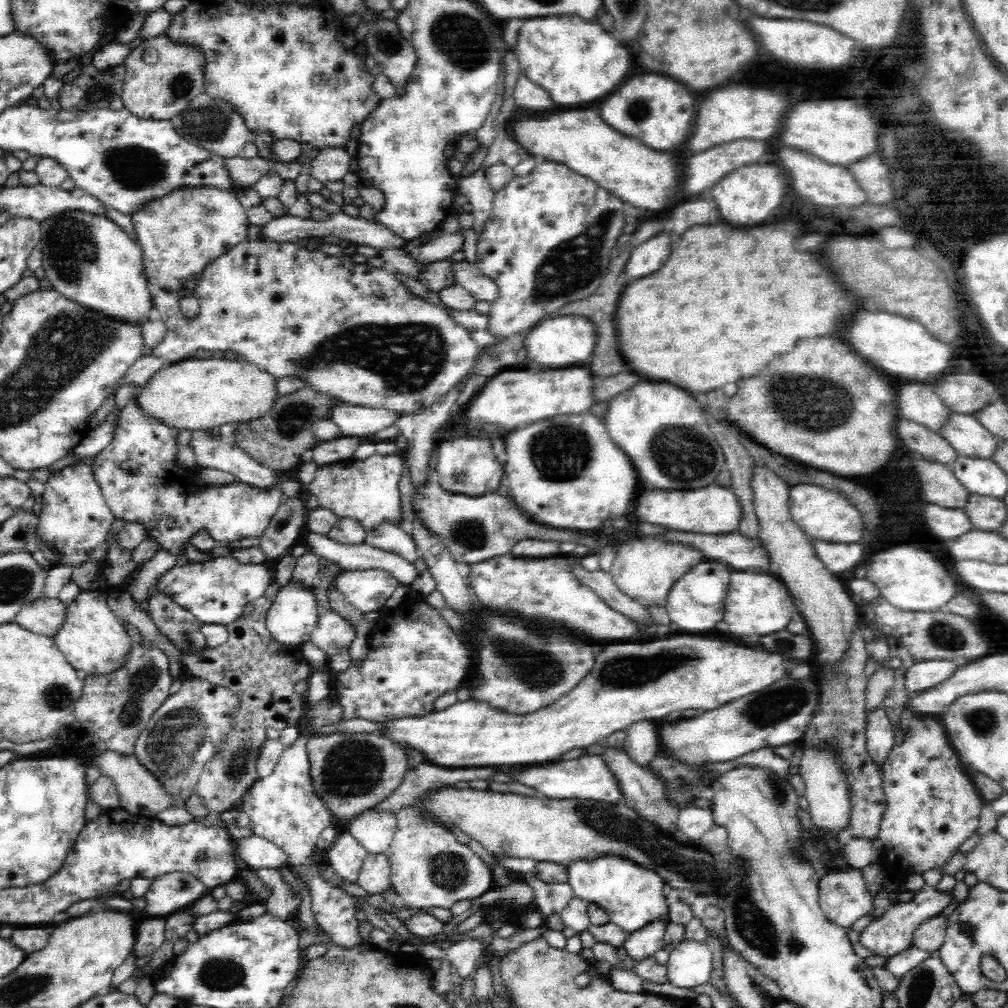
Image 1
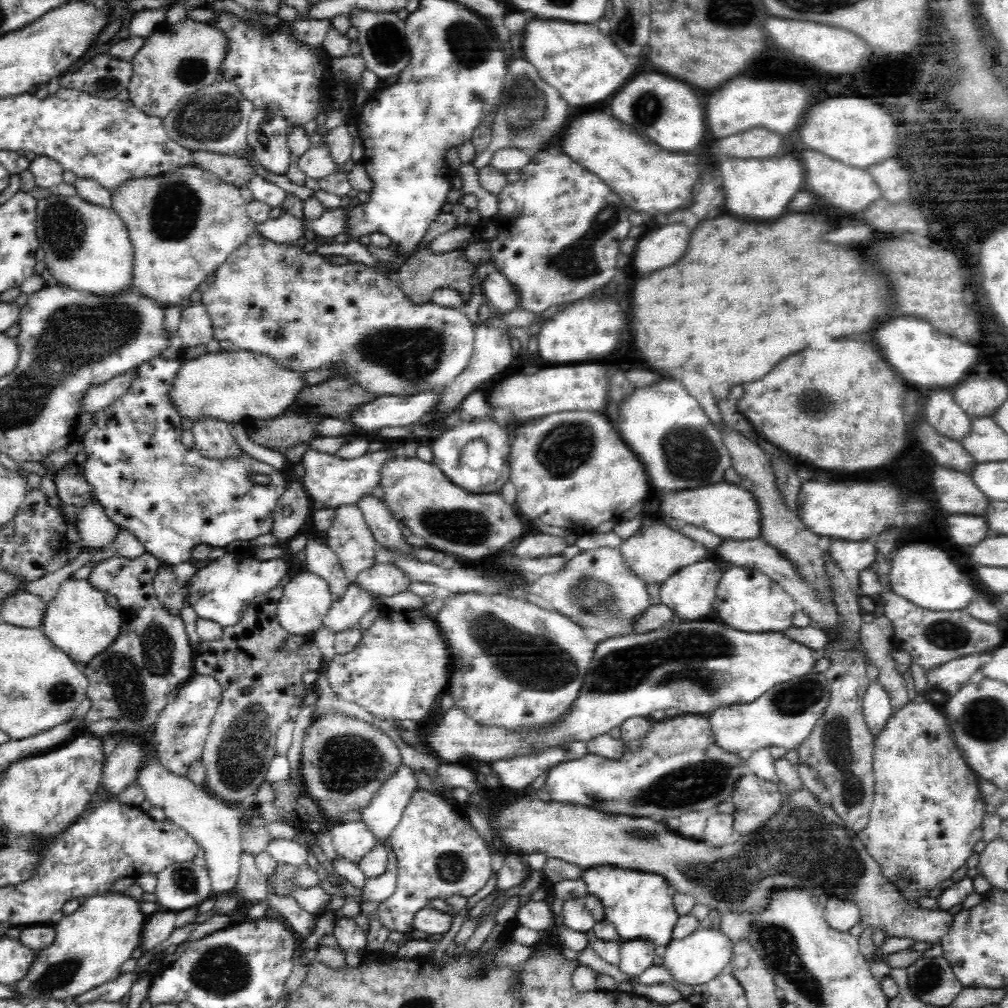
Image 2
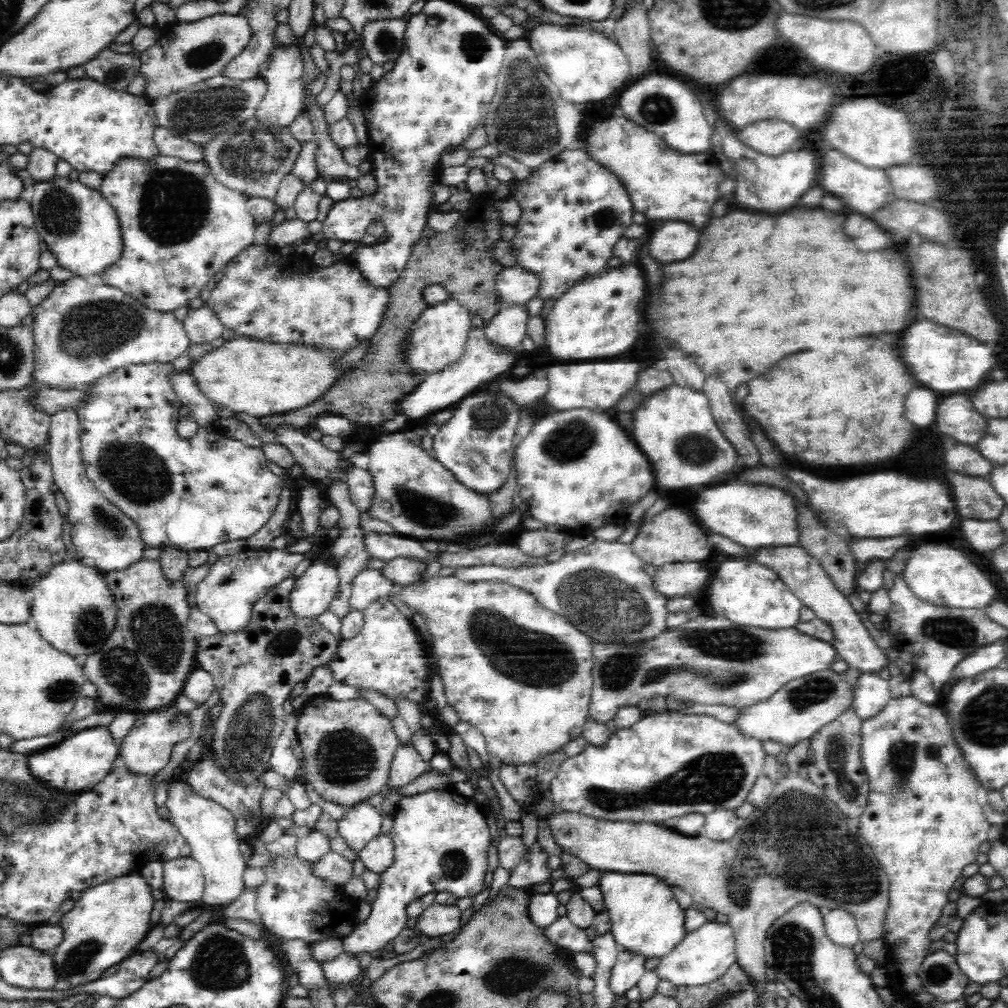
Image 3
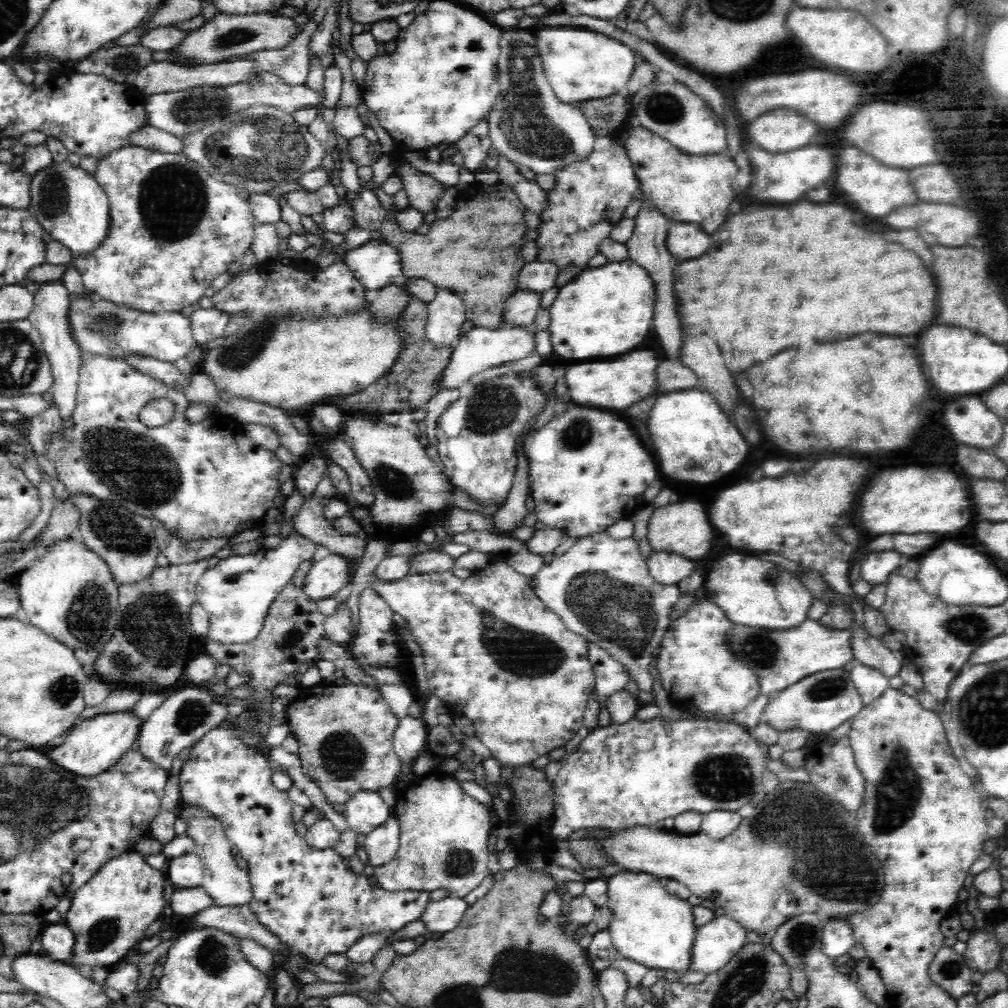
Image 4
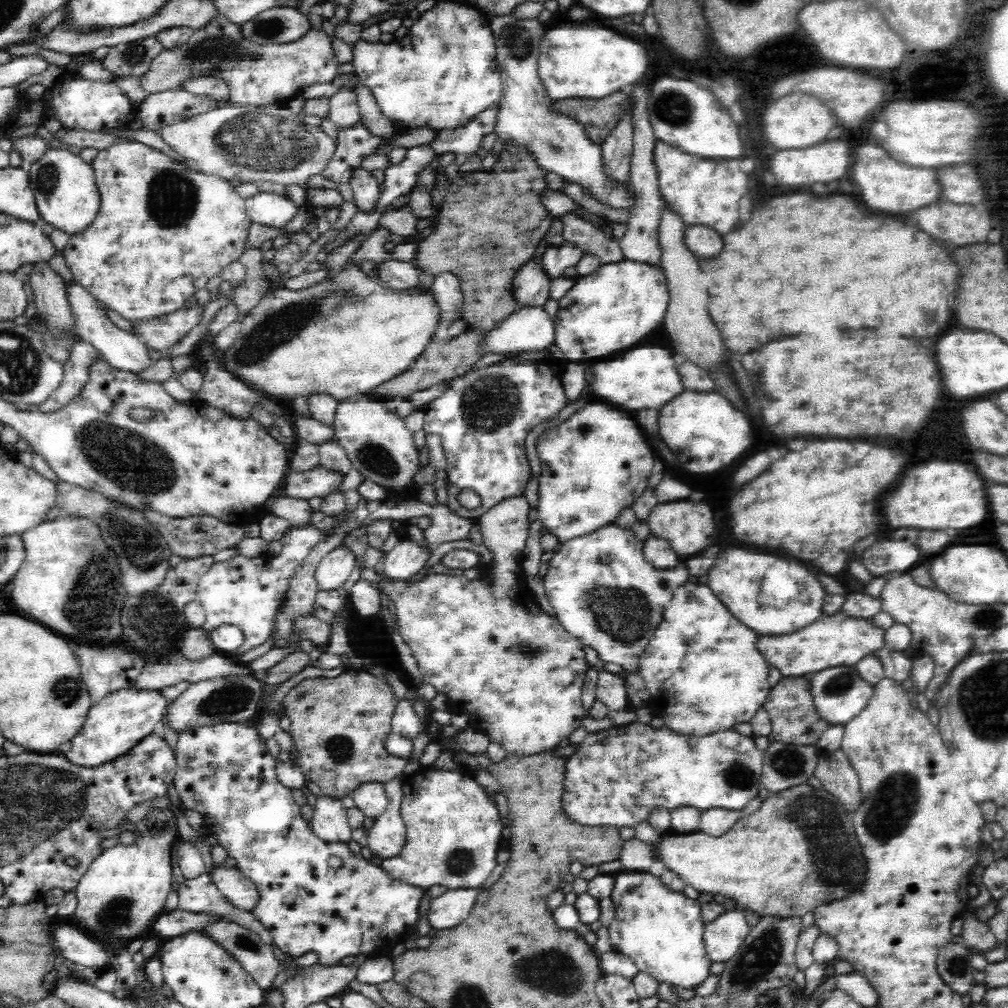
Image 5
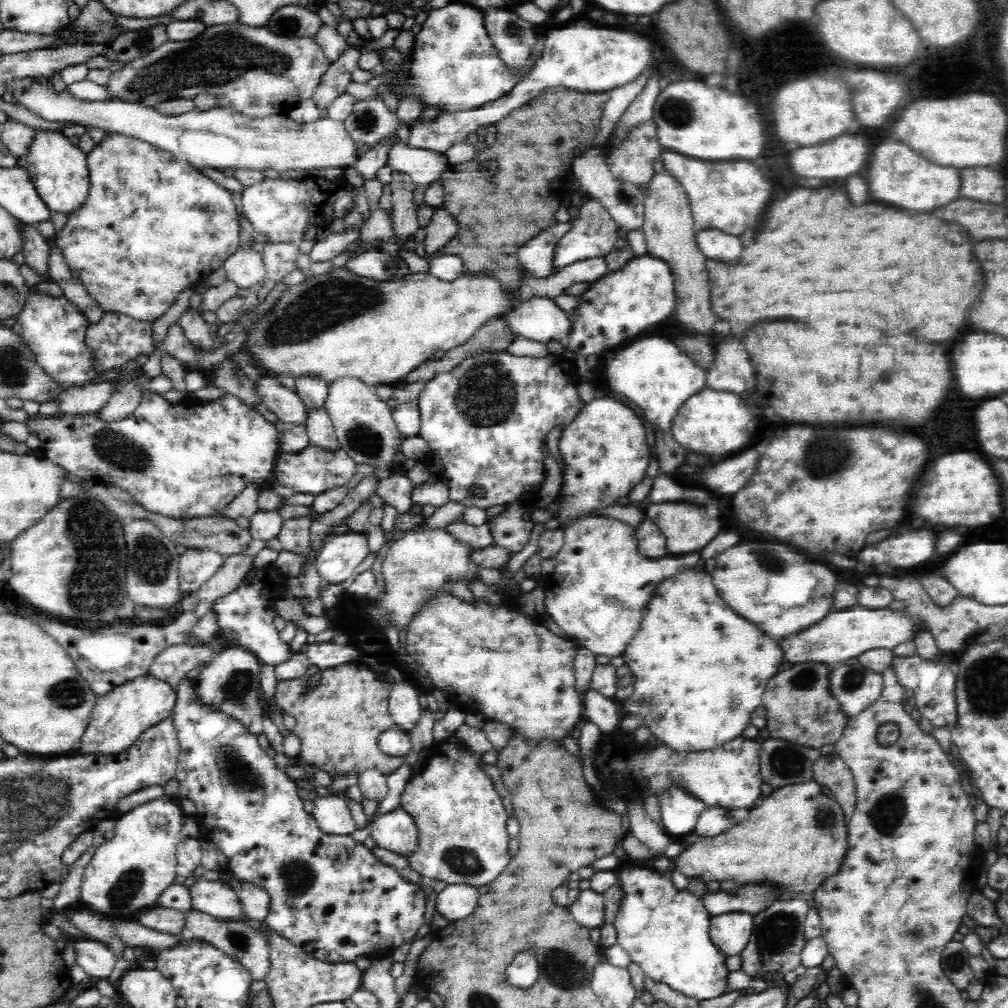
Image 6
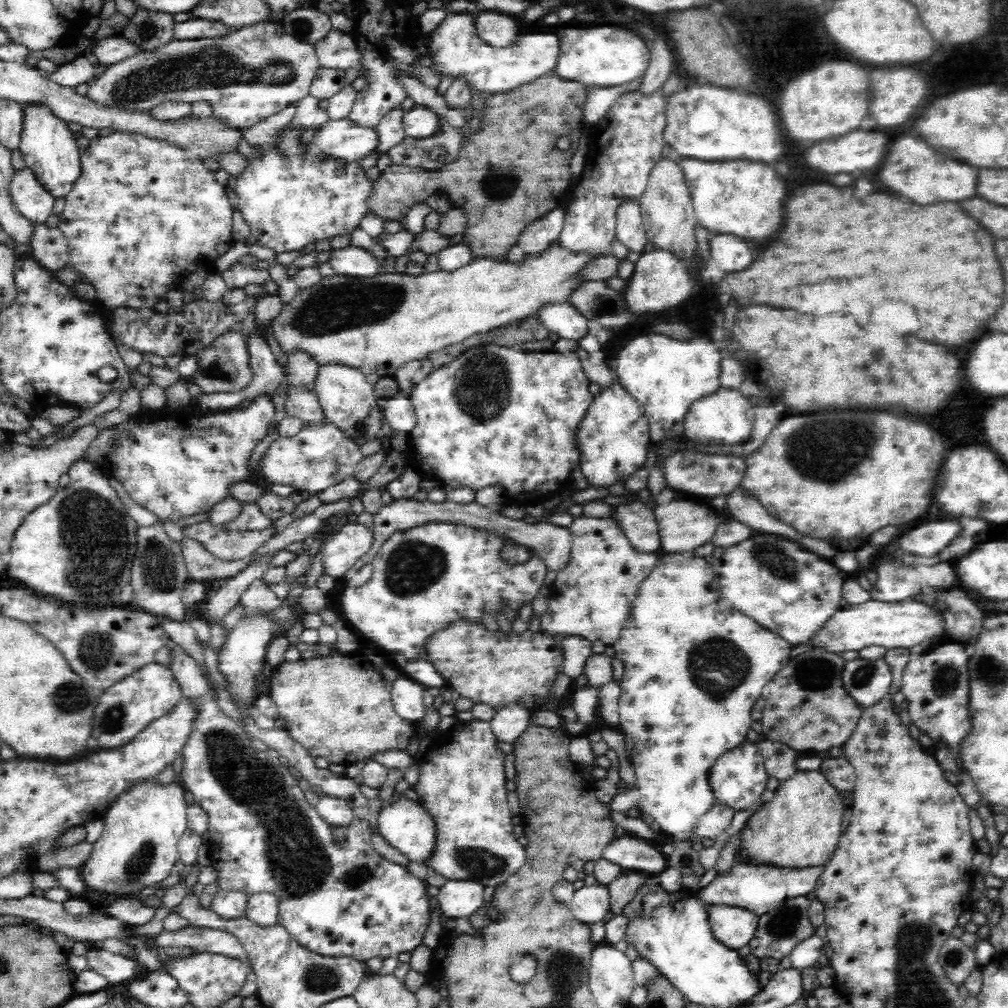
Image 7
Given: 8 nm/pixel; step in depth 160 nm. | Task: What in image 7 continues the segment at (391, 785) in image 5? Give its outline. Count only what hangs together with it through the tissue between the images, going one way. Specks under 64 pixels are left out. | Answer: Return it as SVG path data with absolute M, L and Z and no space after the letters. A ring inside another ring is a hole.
M400 798L379 812L377 830L386 842L406 854L411 862L426 863L433 854L437 844L436 821L429 815L425 807L412 800Z

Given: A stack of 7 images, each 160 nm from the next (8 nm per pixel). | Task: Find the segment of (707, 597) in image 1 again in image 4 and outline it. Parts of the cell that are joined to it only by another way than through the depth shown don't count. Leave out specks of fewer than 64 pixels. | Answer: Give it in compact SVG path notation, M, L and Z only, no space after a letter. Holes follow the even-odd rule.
M668 552L652 553L647 560L649 575L662 585L677 585L694 574L696 569L694 562L686 557Z

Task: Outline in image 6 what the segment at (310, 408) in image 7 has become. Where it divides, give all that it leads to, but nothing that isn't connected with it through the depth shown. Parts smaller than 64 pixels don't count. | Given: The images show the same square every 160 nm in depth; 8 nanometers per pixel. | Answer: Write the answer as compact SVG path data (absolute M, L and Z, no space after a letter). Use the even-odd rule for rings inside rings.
M307 408L305 427L310 445L317 445L320 448L329 450L341 448L335 428L325 408Z

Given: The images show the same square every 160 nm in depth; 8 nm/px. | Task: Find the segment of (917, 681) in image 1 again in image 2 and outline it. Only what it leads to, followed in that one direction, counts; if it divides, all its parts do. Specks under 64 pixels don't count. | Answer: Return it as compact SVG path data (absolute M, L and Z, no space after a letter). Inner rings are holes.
M971 654L934 667L926 671L926 687L942 692L947 692L948 688L952 688L950 690L952 692L973 679L983 662L984 660L980 660L980 654Z

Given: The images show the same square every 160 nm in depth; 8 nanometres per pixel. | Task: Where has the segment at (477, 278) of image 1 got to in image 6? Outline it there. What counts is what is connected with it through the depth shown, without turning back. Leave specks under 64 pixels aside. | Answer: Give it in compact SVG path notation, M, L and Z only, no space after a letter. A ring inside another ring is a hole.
M588 200L580 208L580 218L573 220L572 230L569 230L556 245L553 258L553 268L560 270L565 266L570 266L579 260L587 258L602 258L609 254L614 248L614 242L621 235L617 231L617 223L612 220L609 213L603 208L601 201Z

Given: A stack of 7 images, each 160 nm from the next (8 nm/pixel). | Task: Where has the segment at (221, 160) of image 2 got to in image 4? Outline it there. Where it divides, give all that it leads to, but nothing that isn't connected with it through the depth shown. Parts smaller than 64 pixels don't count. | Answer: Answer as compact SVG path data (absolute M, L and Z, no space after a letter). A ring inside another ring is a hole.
M146 126L145 129L132 134L130 141L138 147L153 149L157 152L184 154L183 138L177 138L165 130L154 128L154 126Z

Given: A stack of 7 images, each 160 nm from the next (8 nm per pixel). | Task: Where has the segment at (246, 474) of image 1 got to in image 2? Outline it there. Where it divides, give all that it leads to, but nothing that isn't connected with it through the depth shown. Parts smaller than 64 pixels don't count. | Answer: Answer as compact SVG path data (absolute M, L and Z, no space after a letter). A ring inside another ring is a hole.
M202 417L193 422L191 428L194 448L203 457L222 459L234 457L243 451L230 435L227 424L212 417Z

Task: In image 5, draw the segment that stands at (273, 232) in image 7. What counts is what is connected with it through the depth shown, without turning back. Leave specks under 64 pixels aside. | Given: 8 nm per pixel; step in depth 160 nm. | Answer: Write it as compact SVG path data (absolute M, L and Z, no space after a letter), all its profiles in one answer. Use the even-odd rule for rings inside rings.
M262 192L245 198L248 217L252 223L282 229L296 215L296 206L282 195Z

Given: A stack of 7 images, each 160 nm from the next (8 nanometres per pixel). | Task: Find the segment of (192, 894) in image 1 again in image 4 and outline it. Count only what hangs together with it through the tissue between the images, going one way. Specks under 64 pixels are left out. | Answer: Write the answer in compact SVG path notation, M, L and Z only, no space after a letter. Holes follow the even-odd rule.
M191 851L168 861L166 878L172 882L175 889L200 887L203 869L200 857Z

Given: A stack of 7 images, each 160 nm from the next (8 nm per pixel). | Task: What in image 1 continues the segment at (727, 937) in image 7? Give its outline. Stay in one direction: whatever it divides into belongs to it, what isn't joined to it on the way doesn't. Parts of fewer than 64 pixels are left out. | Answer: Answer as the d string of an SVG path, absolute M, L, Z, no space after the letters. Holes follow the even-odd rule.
M684 939L669 952L665 967L666 982L678 988L694 988L708 983L712 953L705 942Z

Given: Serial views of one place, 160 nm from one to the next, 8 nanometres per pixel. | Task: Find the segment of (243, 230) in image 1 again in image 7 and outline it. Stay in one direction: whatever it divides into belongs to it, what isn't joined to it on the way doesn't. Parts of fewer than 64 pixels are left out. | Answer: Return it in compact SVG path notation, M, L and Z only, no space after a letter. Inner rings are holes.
M114 131L109 136L91 140L90 147L81 156L81 169L81 175L74 181L71 191L65 196L65 208L59 215L60 222L57 228L68 243L70 267L76 273L84 274L81 280L94 286L96 300L100 301L107 310L118 307L154 309L162 299L166 300L165 294L170 289L180 288L190 274L198 270L213 272L216 260L236 243L232 237L235 212L228 201L226 187L216 181L214 173L206 169L197 157L186 157L184 150L177 148L176 145L170 145L168 141L158 141L143 133Z

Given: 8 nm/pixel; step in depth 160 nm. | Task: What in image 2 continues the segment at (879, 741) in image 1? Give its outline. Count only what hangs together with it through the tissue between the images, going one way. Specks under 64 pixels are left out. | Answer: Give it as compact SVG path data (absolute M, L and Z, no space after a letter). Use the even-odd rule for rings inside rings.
M872 681L863 697L863 717L872 736L877 737L891 717L891 701L885 688Z

